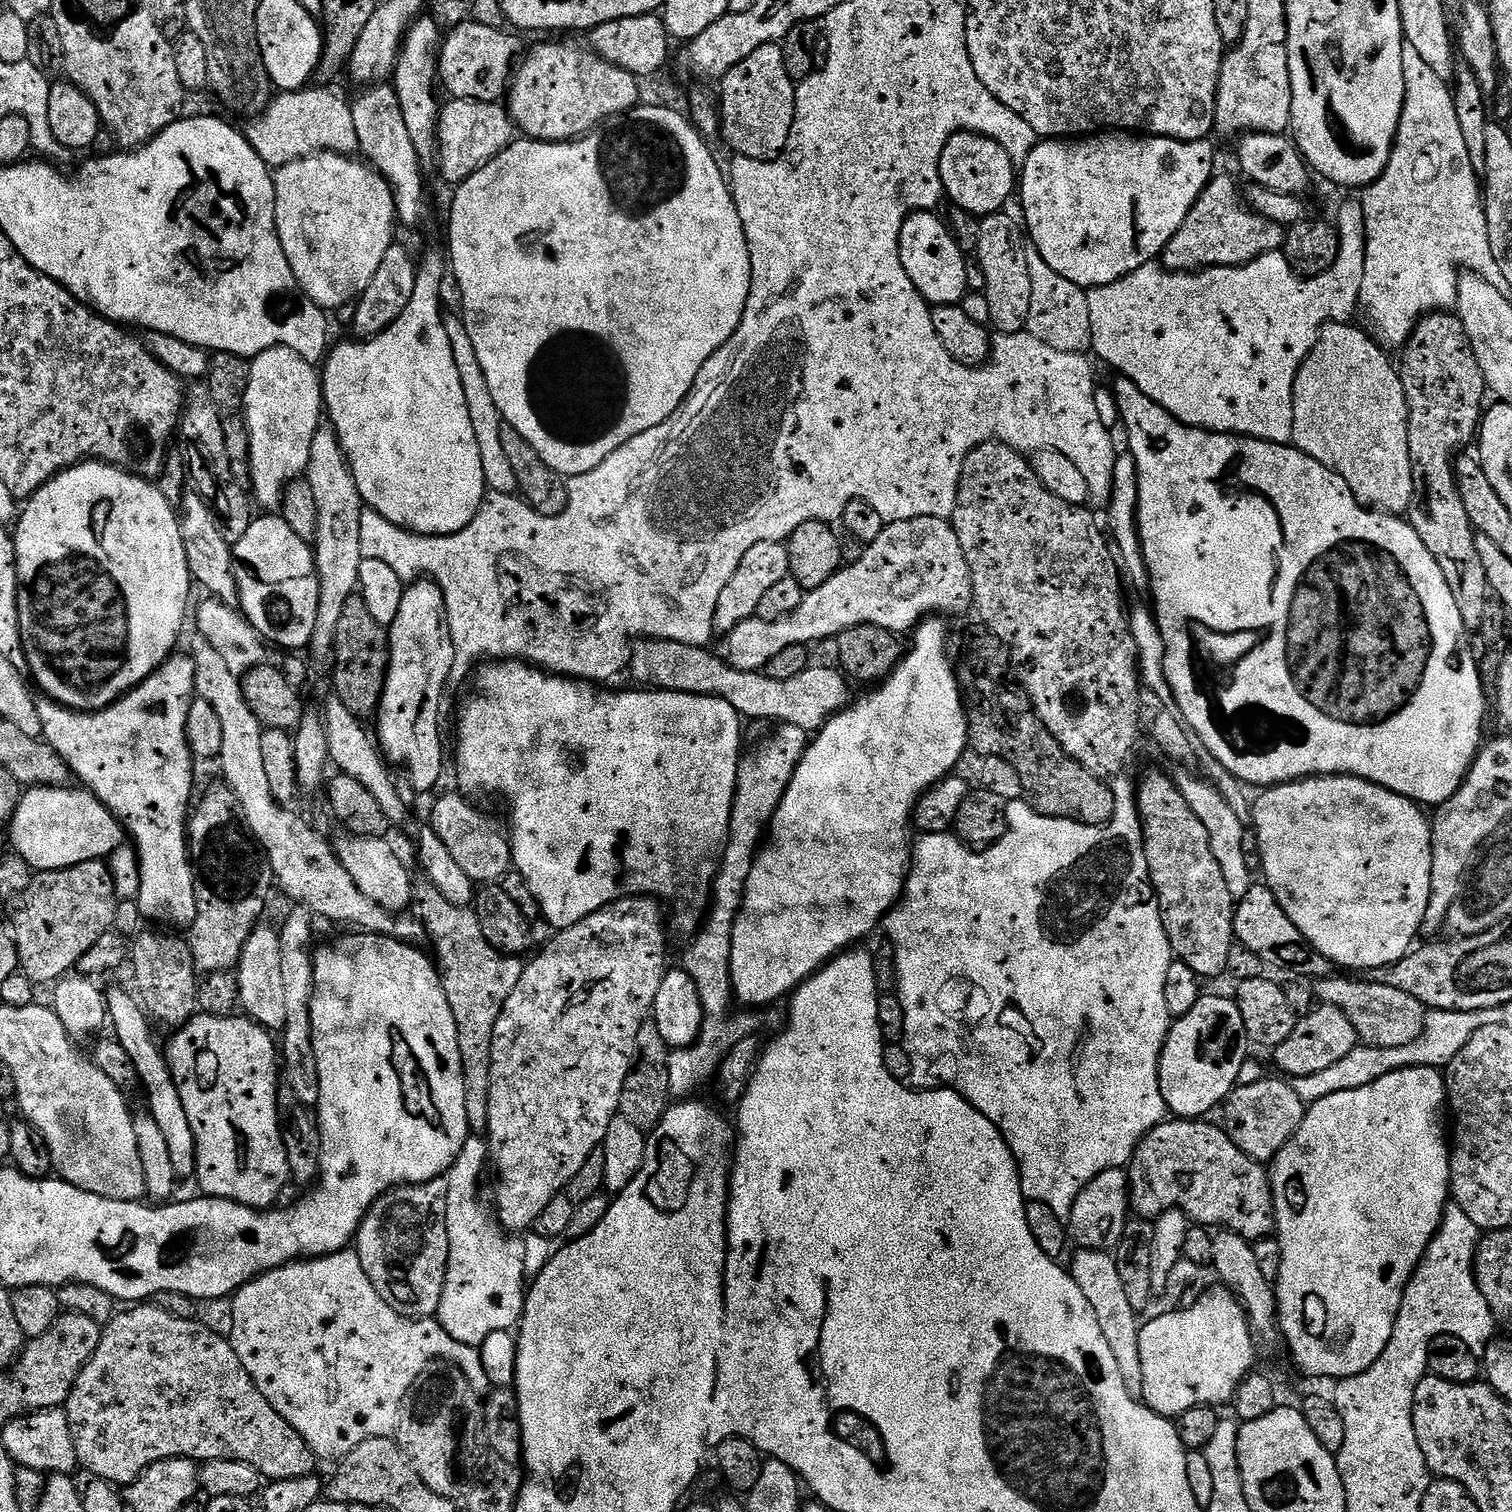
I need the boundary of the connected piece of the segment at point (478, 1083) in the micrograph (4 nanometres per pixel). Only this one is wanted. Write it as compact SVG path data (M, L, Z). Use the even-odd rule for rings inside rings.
M423 874L417 875L412 882L412 902L414 915L422 922L427 943L432 943L436 951L440 981L446 990L446 1002L450 1002L450 1010L454 1014L454 1022L458 1026L458 1054L462 1054L462 1074L466 1086L466 1118L468 1127L473 1133L484 1134L488 1130L488 1111L490 1110L490 1062L492 1061L492 1043L494 1042L494 1026L498 1022L498 1014L502 1014L502 1006L506 1006L506 998L518 986L518 978L522 978L525 961L518 956L505 956L482 934L482 926L478 926L478 918L471 907L454 906L434 890L434 886Z

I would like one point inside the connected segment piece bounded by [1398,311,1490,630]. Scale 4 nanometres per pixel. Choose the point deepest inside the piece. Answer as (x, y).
(1445, 389)

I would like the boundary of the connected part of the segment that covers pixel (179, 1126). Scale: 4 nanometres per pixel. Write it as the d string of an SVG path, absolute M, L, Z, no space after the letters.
M124 988L107 989L108 1019L111 1031L116 1040L122 1042L126 1054L130 1054L130 1062L140 1079L139 1087L144 1088L144 1096L148 1099L147 1115L152 1116L154 1122L158 1122L158 1127L162 1129L162 1135L166 1137L170 1158L174 1161L177 1177L195 1177L196 1143L194 1142L194 1130L190 1130L190 1122L186 1118L182 1098L178 1098L178 1086L172 1077L165 1053L162 1051L161 1045L159 1048L155 1038L152 1037L153 1025L150 1023L139 999L129 989L128 992Z

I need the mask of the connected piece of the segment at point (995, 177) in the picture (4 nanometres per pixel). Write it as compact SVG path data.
M959 132L946 142L940 159L940 186L955 207L966 210L971 216L983 218L999 212L1008 199L1013 199L1018 188L1018 168L989 136L979 136L976 132Z

